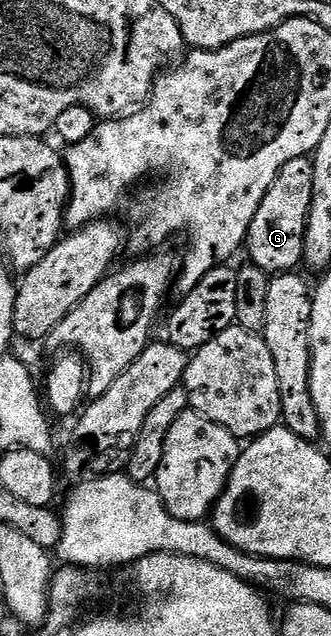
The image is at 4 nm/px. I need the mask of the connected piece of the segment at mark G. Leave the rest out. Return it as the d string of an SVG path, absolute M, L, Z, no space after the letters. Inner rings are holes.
M302 155L281 168L273 185L269 185L269 189L249 225L245 244L246 258L268 273L294 272L298 268L295 266L303 263L305 229L312 201L313 165L308 156Z

